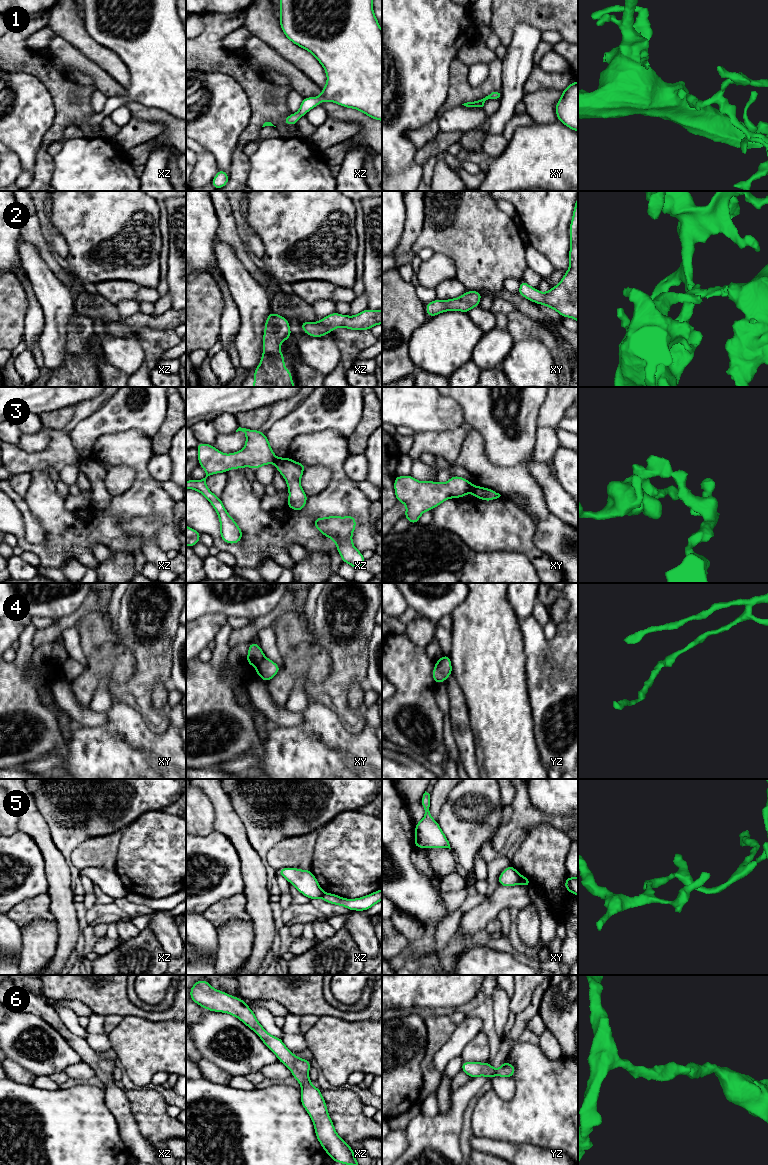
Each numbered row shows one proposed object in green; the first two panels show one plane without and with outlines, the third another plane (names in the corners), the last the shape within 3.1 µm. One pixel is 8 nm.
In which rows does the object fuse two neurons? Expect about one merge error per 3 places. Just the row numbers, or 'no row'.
3, 4, 5

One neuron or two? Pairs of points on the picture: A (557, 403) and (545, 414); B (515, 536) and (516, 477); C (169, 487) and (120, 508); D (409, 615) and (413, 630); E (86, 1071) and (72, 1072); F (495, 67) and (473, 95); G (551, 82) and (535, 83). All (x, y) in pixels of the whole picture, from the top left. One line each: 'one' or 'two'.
A: one
B: two
C: two
D: two
E: one
F: one
G: one

